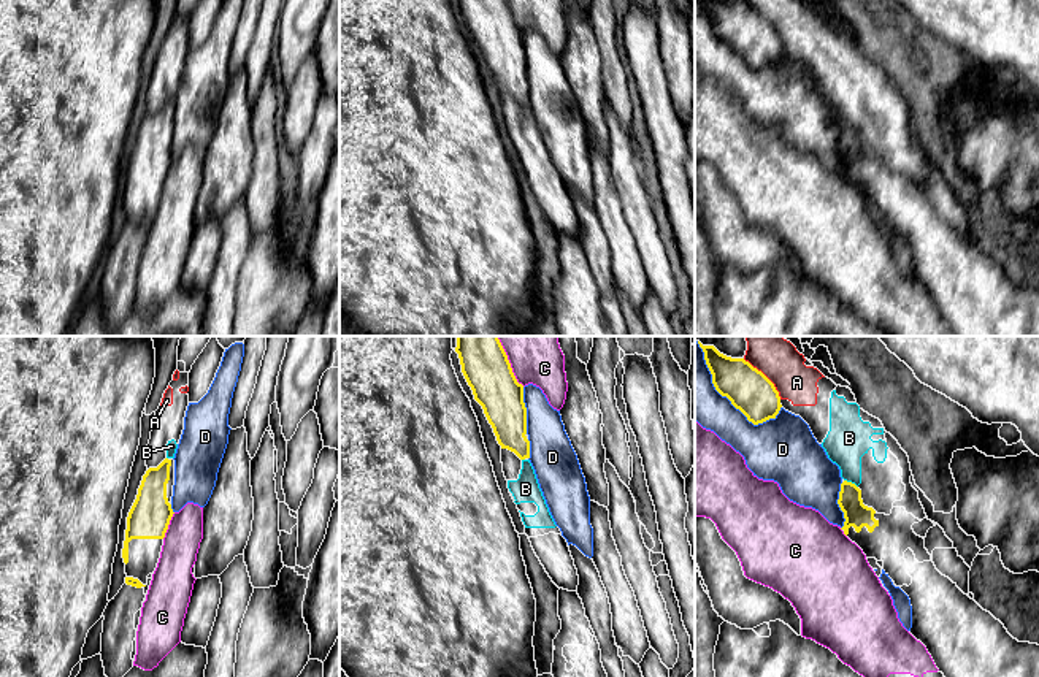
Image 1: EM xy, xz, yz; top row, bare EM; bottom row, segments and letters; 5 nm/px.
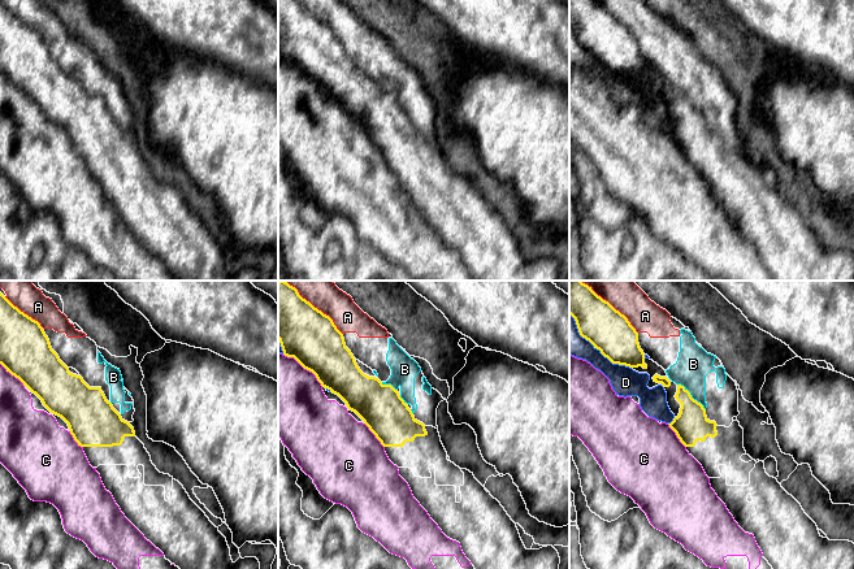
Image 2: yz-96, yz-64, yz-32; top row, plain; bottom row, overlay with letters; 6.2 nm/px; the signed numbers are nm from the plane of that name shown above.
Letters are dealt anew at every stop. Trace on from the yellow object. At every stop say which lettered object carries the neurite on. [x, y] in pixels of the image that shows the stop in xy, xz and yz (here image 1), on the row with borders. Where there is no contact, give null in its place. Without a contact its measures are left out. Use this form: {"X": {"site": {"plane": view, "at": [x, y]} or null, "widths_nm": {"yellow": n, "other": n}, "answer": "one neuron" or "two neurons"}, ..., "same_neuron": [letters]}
{"A": {"site": {"plane": "yz", "at": [765, 376]}, "widths_nm": {"yellow": 220, "other": 220}, "answer": "two neurons"}, "B": {"site": {"plane": "yz", "at": [851, 482]}, "widths_nm": {"yellow": 120, "other": 220}, "answer": "two neurons"}, "C": {"site": {"plane": "xy", "at": [168, 524]}, "widths_nm": {"yellow": 200, "other": 190}, "answer": "two neurons"}, "D": {"site": {"plane": "yz", "at": [722, 395]}, "widths_nm": {"yellow": 220, "other": 220}, "answer": "two neurons"}, "same_neuron": []}

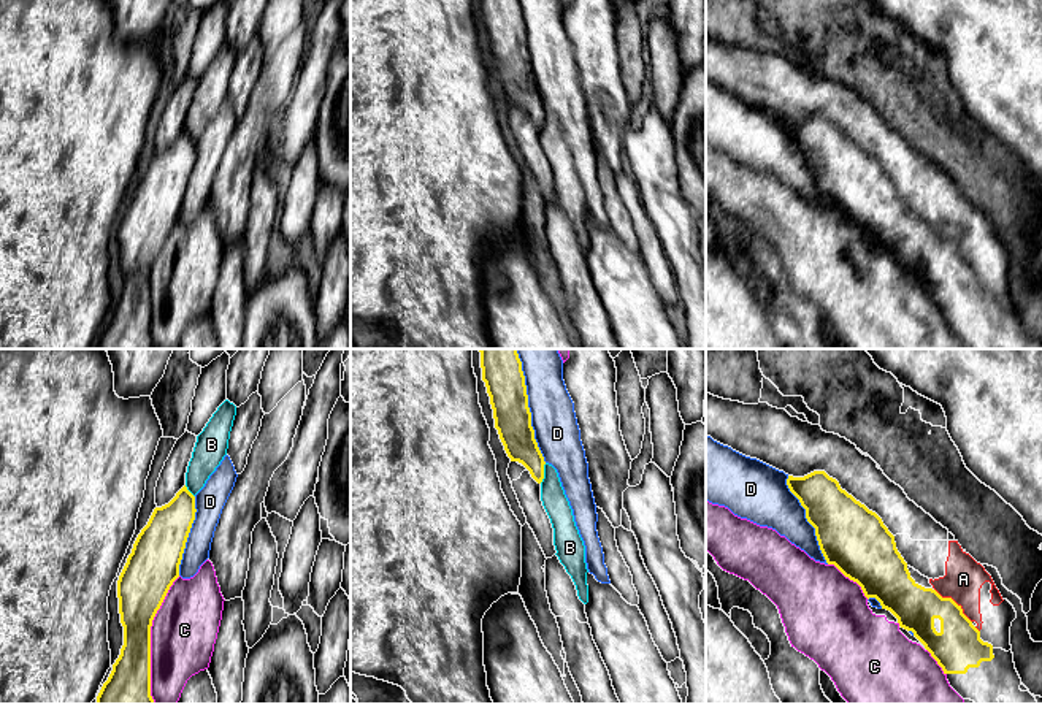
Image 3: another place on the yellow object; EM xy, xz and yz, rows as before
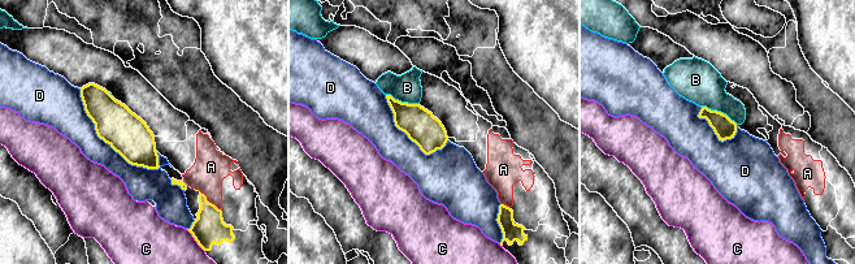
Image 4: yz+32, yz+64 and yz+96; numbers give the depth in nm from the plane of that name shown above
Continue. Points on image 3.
{"A": {"site": {"plane": "yz", "at": [955, 603]}, "widths_nm": {"yellow": 240, "other": 200}, "answer": "two neurons"}, "B": {"site": {"plane": "xz", "at": [543, 473]}, "widths_nm": {"yellow": 170, "other": 130}, "answer": "two neurons"}, "C": {"site": {"plane": "xy", "at": [149, 639]}, "widths_nm": {"yellow": 240, "other": 340}, "answer": "two neurons"}, "D": {"site": {"plane": "xz", "at": [527, 406]}, "widths_nm": {"yellow": 200, "other": 220}, "answer": "two neurons"}, "same_neuron": []}

